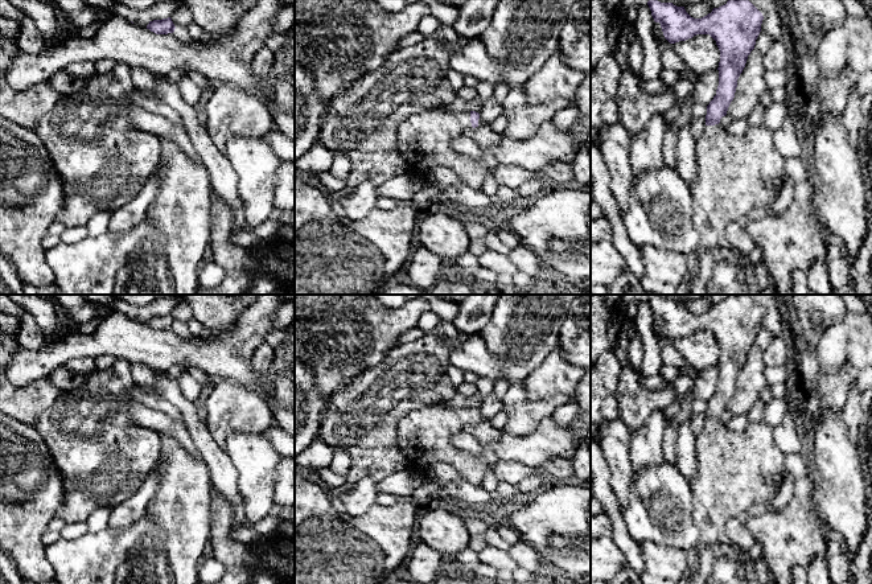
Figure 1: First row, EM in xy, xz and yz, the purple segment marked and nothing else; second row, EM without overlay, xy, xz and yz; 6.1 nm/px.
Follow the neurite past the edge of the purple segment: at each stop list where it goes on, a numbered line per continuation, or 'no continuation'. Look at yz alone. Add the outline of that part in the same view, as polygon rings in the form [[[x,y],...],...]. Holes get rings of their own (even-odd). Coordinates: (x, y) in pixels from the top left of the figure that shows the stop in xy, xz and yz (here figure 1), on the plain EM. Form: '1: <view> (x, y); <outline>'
1: yz (736, 471); [[[720,419],[706,421],[703,431],[696,436],[698,470],[690,481],[692,492],[692,517],[699,530],[695,546],[688,552],[688,564],[679,584],[758,584],[754,575],[754,562],[739,550],[727,536],[725,526],[731,518],[740,518],[756,505],[768,505],[777,494],[777,482],[785,472],[785,455],[774,441],[772,425],[761,420],[749,423],[745,431],[735,432],[727,428]]]

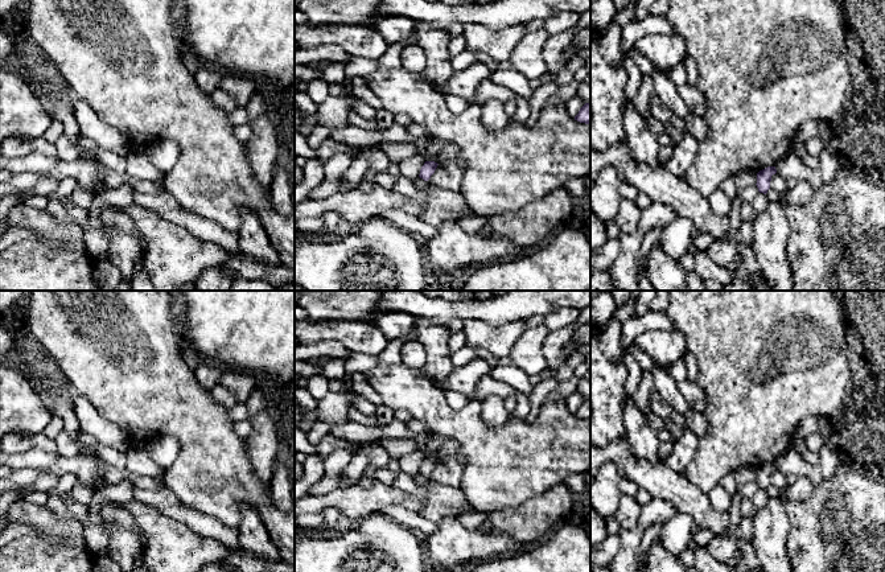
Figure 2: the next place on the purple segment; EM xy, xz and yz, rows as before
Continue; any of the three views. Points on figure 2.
no continuation

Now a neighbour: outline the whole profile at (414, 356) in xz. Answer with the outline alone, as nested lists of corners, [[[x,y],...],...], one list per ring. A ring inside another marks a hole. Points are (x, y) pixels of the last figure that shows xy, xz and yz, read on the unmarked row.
[[[416,340],[400,342],[402,365],[419,370],[424,367],[427,361],[427,353],[424,346]]]

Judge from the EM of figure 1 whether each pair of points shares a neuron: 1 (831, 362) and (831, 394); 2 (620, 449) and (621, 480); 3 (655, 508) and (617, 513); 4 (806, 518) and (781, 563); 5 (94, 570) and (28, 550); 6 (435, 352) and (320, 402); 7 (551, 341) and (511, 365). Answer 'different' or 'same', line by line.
1: different
2: same
3: different
4: same
5: different
6: different
7: same

